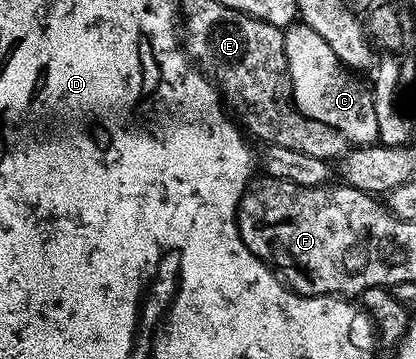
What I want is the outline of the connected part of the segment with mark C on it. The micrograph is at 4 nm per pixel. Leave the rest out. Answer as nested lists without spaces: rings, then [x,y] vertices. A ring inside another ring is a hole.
[[[302,22],[288,25],[284,31],[286,61],[289,62],[290,82],[293,86],[294,102],[306,117],[314,121],[323,122],[325,125],[333,126],[345,134],[348,141],[357,146],[370,146],[379,139],[379,118],[374,89],[359,80],[352,71],[344,68],[343,64],[333,53],[325,38],[321,37],[312,27]]]

